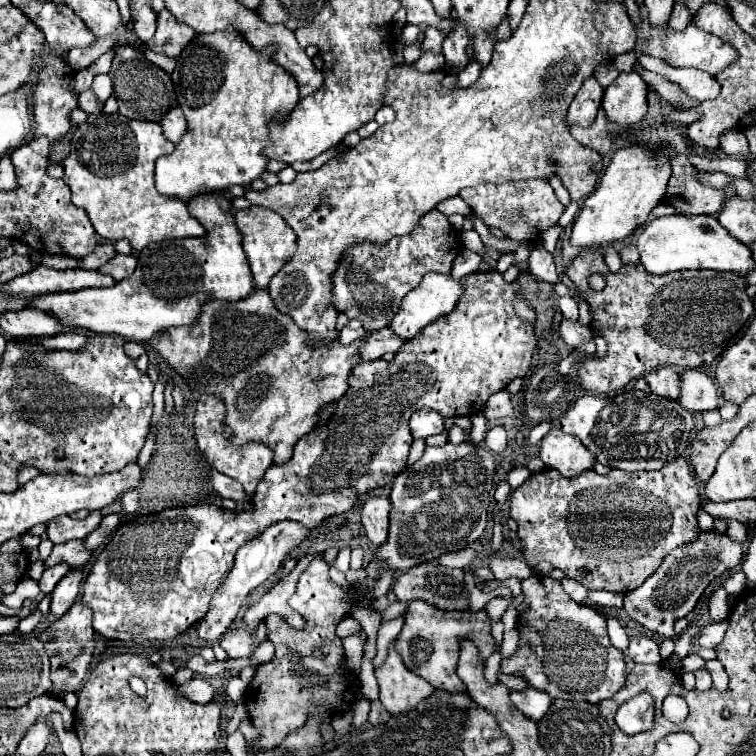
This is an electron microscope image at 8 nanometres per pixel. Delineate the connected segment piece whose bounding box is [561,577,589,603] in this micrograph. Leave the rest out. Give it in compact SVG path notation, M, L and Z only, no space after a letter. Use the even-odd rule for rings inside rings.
M565 577L565 579L561 581L561 585L563 585L565 593L567 593L567 595L569 595L573 601L577 601L577 603L583 603L583 599L587 599L587 593L589 593L589 589L587 589L583 583L579 583L579 581L573 581L573 579Z

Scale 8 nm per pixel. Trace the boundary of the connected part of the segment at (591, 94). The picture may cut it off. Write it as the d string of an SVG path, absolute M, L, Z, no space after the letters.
M595 77L585 79L579 93L575 95L575 99L569 107L567 125L589 127L597 117L597 111L601 107L601 99L603 99L603 87L595 81Z

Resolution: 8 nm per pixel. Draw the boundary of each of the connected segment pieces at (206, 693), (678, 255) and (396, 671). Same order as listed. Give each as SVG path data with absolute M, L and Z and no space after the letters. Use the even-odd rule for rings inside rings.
M199 677L187 681L187 683L179 685L179 687L181 687L181 695L183 697L189 697L191 701L197 701L197 703L211 701L213 695L215 695L213 685L209 681L205 681L205 679L199 679Z
M665 215L643 225L637 237L637 249L641 265L651 275L665 275L683 269L713 269L713 271L735 271L747 275L755 263L751 249L743 243L733 241L719 221L711 215Z
M391 641L385 663L375 669L379 683L379 701L391 715L415 709L415 705L433 693L433 687L411 669L405 667L403 659L395 651L395 641Z

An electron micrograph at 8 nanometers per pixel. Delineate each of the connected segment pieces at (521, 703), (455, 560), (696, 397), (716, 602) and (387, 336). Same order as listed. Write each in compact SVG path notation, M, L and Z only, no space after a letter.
M527 687L525 691L511 691L511 701L523 715L527 715L533 721L541 719L551 705L549 693L533 687Z
M467 547L467 549L461 549L461 551L455 551L455 553L445 553L439 557L439 563L445 565L445 567L469 567L473 561L477 559L477 551Z
M689 369L681 373L679 401L689 411L713 411L719 409L719 387L703 371Z
M719 588L711 595L709 603L709 612L714 621L720 622L729 615L728 593L723 588Z
M385 327L385 329L375 331L365 341L365 345L361 347L361 357L365 357L365 361L373 361L373 359L379 359L387 351L397 353L403 345L405 345L405 339L401 339L399 335L395 335L391 327Z

